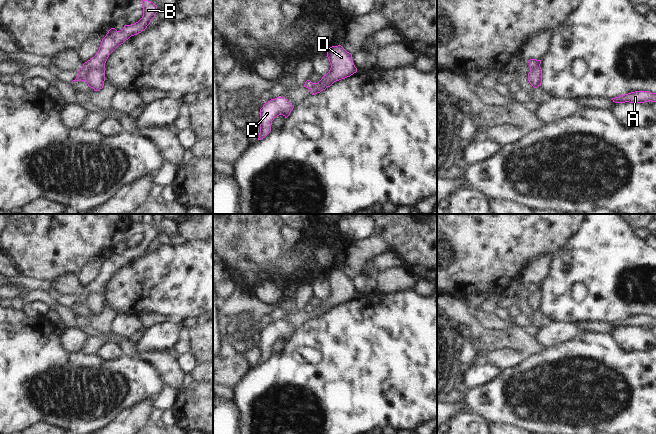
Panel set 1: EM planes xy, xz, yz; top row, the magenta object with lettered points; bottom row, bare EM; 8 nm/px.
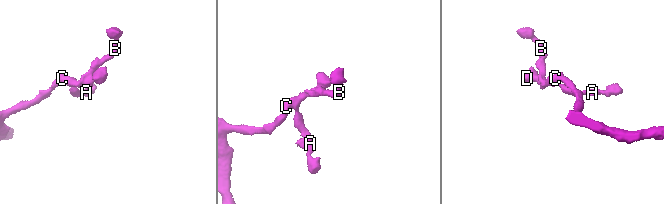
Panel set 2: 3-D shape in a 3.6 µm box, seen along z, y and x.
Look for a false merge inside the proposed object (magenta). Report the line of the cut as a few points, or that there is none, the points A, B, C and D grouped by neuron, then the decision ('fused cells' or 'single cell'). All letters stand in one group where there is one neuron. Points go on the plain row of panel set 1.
cut in xy along (104, 290), (101, 292), (90, 292), (85, 304); A B C / D; fused cells

